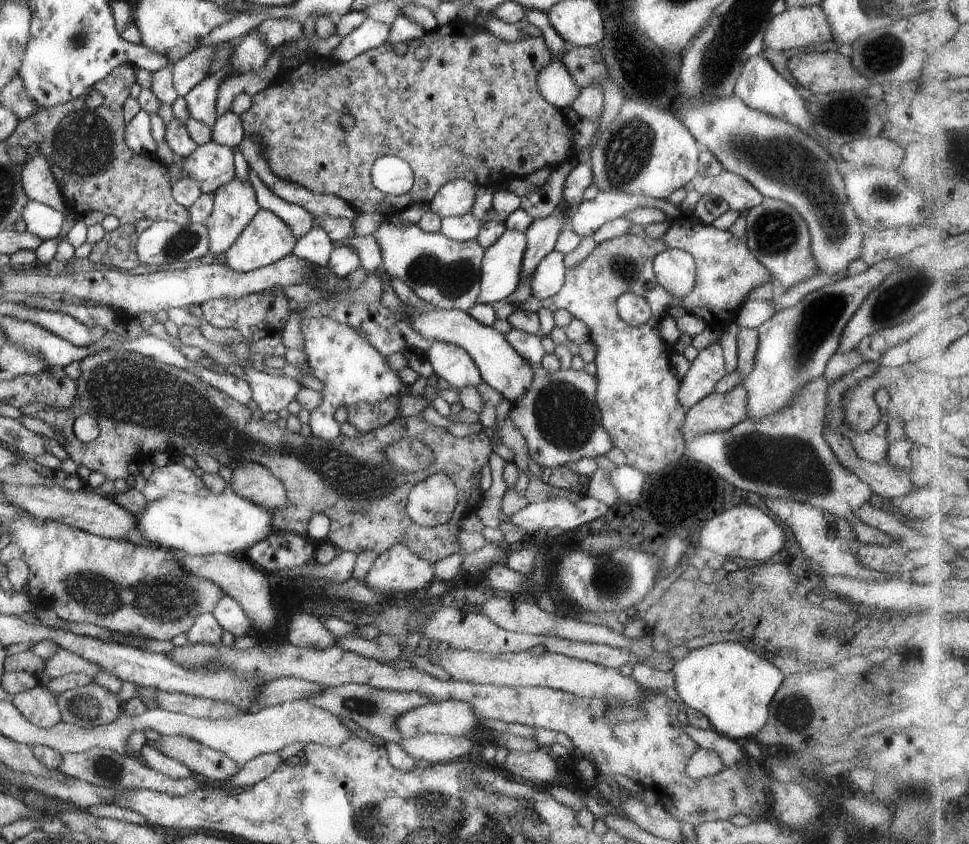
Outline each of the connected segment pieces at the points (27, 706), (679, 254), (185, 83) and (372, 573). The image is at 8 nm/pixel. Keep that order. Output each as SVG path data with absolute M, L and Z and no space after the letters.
M41 684L14 694L10 702L37 728L49 728L60 721L56 697Z
M662 250L652 260L652 270L659 286L675 298L687 296L693 288L696 268L693 257L684 250Z
M217 43L196 48L171 64L172 84L178 96L184 97L208 75L214 46L217 46Z
M394 544L373 560L362 582L389 596L426 588L433 581L433 564L413 554L405 545Z

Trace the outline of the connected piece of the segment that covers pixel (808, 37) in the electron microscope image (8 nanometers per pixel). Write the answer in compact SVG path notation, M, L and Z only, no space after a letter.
M820 5L810 7L787 7L773 15L773 18L768 22L767 28L763 33L763 46L771 48L774 52L780 50L802 50L811 44L821 44L828 42L833 38L829 22L825 18L825 12L821 10Z

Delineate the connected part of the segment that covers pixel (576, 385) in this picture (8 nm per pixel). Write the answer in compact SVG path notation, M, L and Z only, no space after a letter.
M540 364L531 365L533 380L525 394L510 402L506 414L521 432L533 462L543 468L557 468L579 458L595 458L611 450L611 440L601 428L595 393L597 378L572 369L547 372Z

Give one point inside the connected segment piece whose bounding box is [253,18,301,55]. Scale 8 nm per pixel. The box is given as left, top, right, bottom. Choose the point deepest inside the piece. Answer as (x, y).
(275, 32)

